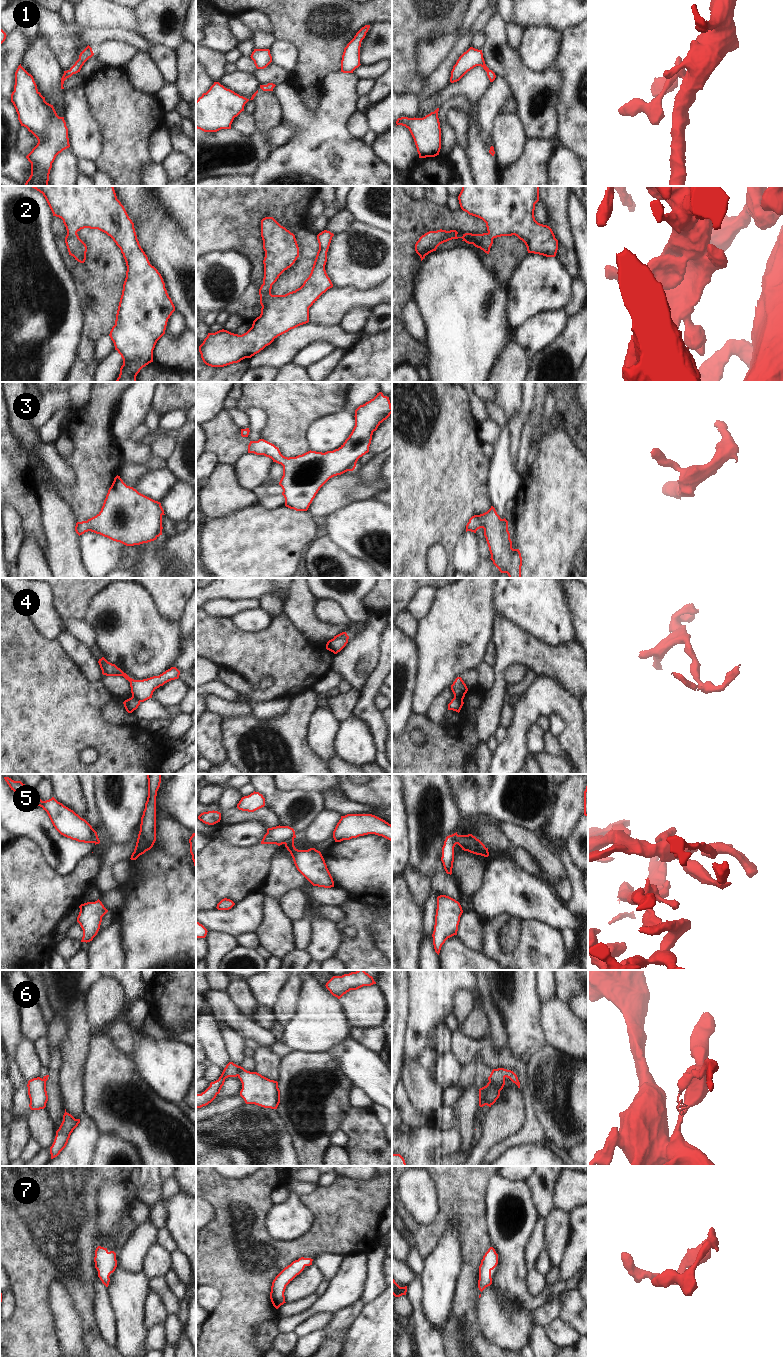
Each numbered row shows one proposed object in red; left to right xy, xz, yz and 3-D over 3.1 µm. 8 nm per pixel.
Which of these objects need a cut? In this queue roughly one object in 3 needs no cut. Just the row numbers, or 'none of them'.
4, 5, 6

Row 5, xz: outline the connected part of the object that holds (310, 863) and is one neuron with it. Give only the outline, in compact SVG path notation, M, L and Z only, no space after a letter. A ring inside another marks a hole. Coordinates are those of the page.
M289 839L285 847L290 852L297 870L313 885L324 888L334 887L333 878L320 851L315 848L298 850L294 839Z

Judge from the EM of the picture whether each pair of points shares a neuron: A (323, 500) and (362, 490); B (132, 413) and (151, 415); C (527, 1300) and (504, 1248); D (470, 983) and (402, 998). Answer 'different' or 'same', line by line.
A: same
B: different
C: same
D: different

